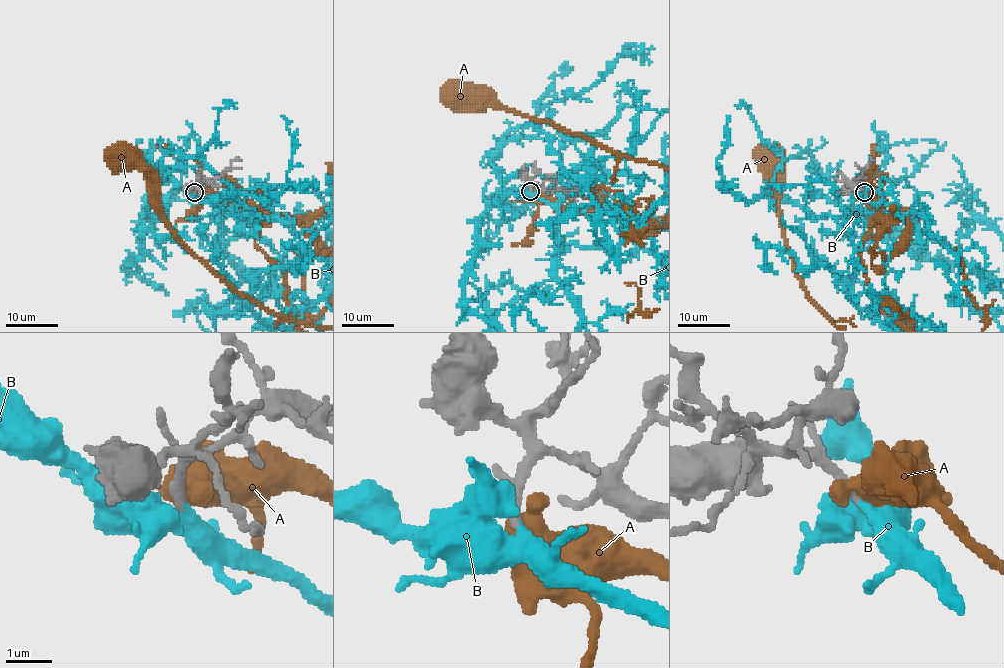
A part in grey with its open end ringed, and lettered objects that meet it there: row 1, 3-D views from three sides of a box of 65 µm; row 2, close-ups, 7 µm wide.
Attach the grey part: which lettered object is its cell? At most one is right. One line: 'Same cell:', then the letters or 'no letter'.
Same cell: B

